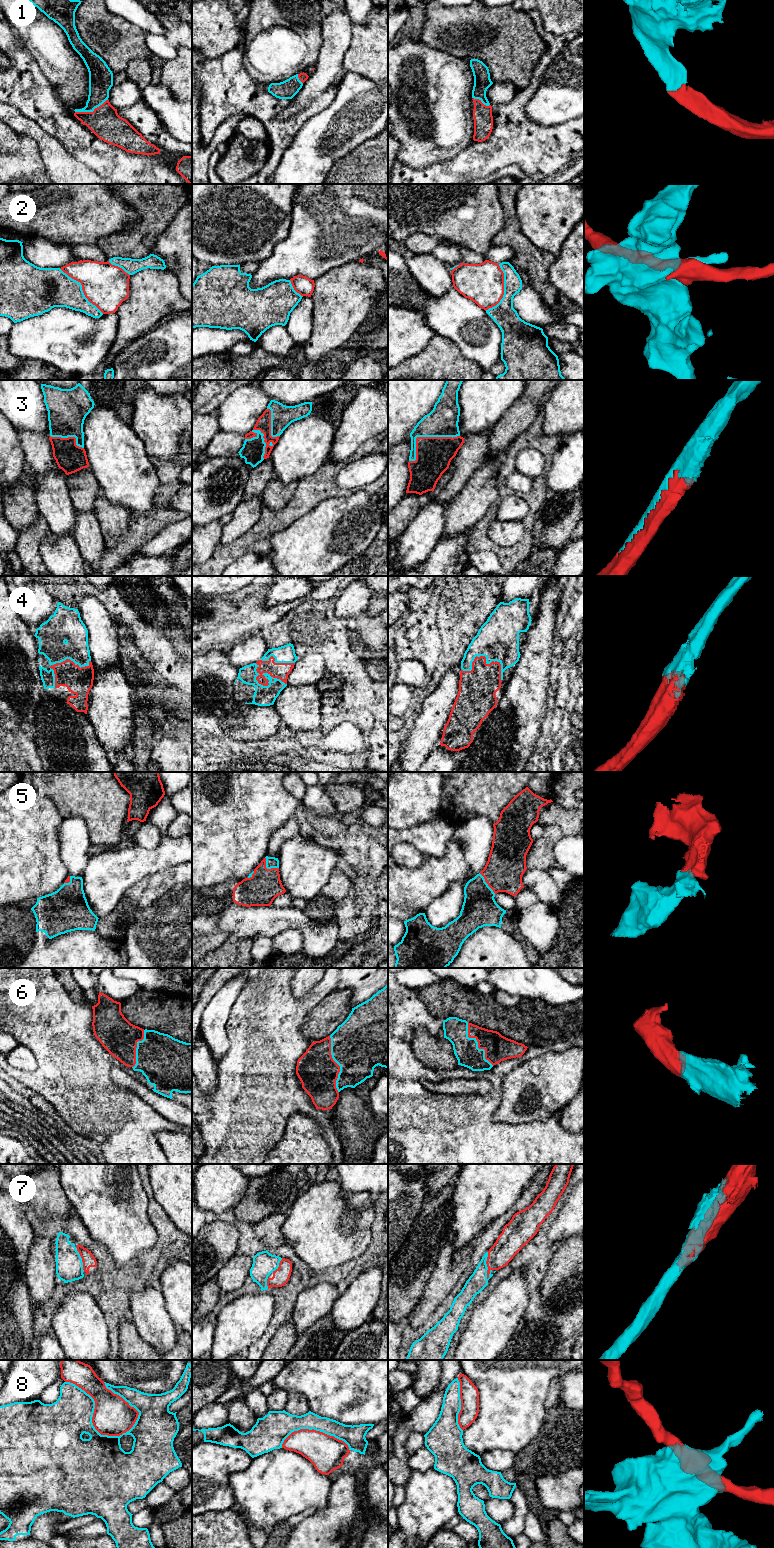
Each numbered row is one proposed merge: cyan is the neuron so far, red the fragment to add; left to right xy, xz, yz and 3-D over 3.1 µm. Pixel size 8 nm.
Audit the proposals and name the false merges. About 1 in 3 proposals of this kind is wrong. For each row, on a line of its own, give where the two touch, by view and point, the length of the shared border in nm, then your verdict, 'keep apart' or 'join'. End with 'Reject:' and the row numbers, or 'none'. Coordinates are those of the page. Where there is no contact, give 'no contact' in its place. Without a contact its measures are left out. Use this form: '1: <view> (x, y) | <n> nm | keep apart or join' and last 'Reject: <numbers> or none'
1: xy (91, 111) | 280 nm | join
2: xy (81, 289) | 500 nm | keep apart
3: yz (424, 436) | 460 nm | join
4: xz (267, 673) | 300 nm | join
5: xz (267, 868) | 140 nm | join
6: xz (337, 1063) | 460 nm | join
7: yz (486, 1266) | 220 nm | join
8: xy (91, 1420) | 650 nm | keep apart
Reject: 2, 8

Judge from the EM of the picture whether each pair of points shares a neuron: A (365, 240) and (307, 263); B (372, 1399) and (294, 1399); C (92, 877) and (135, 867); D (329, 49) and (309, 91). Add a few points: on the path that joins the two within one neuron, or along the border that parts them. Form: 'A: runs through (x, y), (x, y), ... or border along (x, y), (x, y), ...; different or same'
A: runs through (351, 240), (330, 240), (321, 249); same
B: border along (288, 1390), (302, 1394), (310, 1410); different
C: runs through (103, 877), (106, 877), (117, 868), (124, 867); same
D: runs through (329, 59), (329, 68), (319, 81); same

